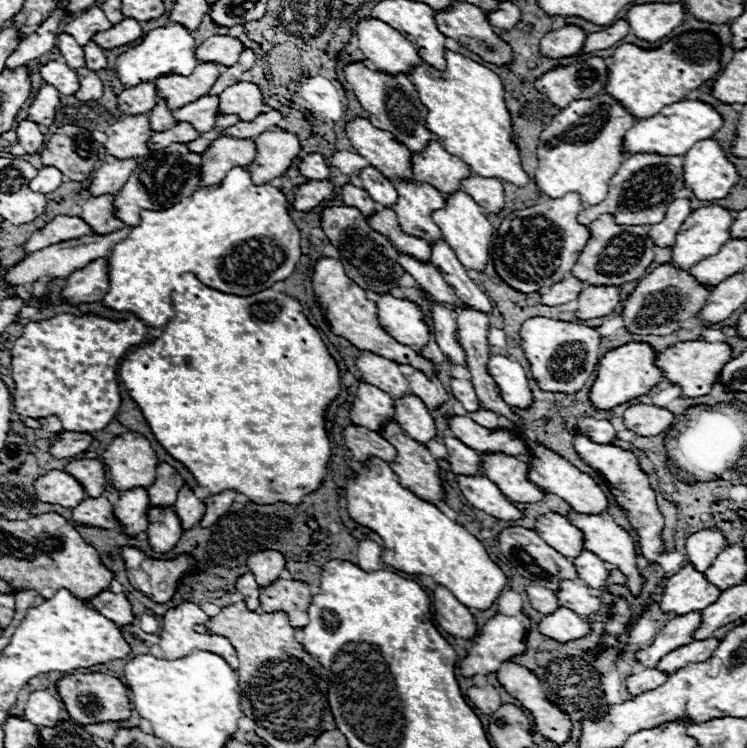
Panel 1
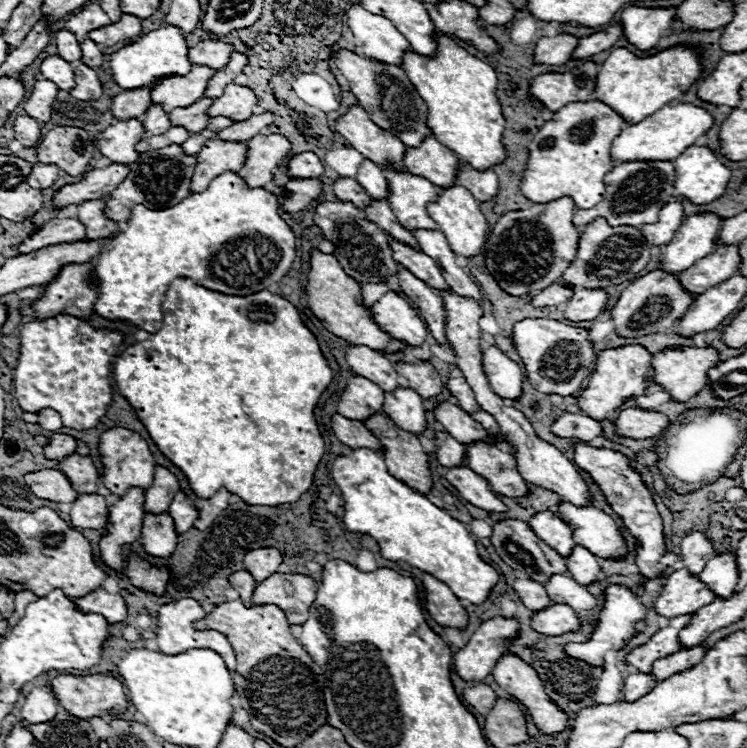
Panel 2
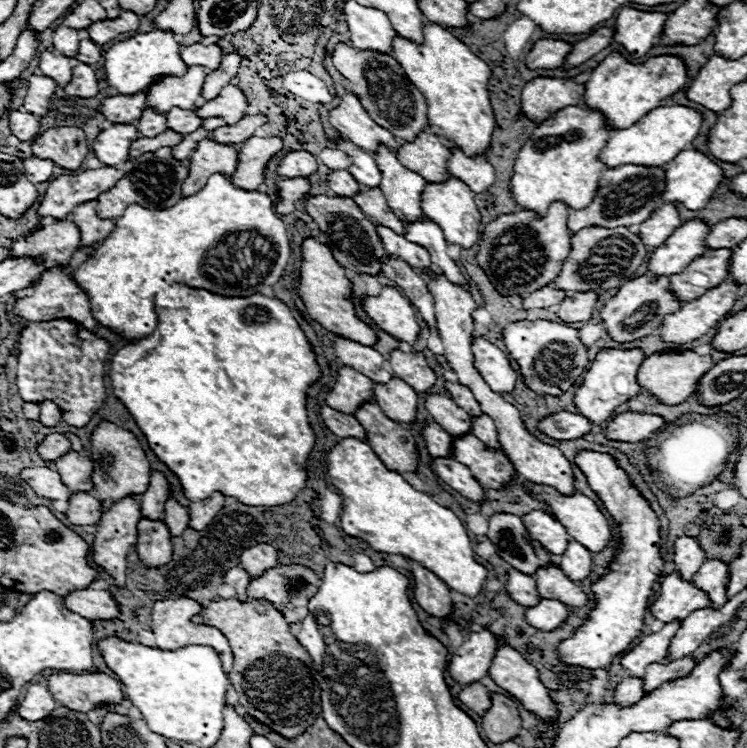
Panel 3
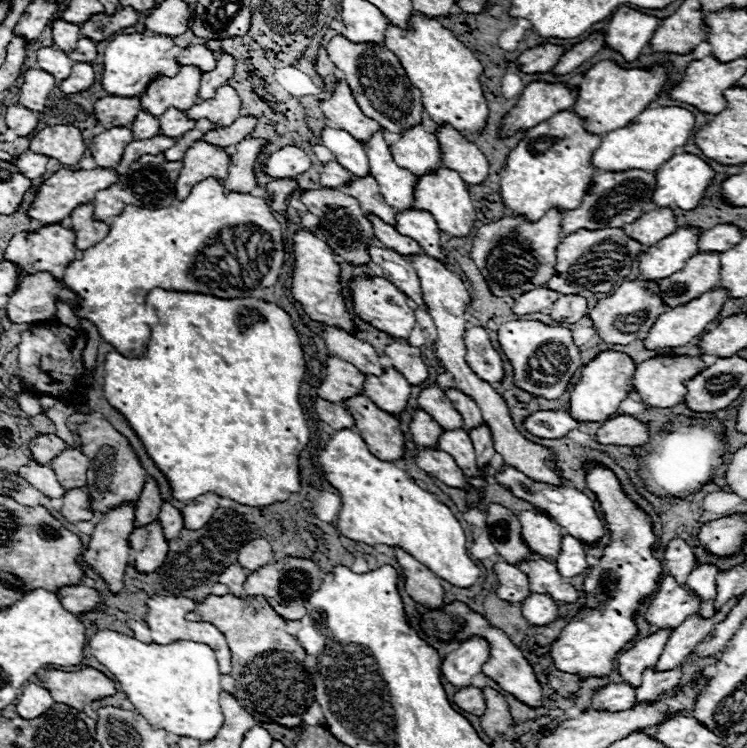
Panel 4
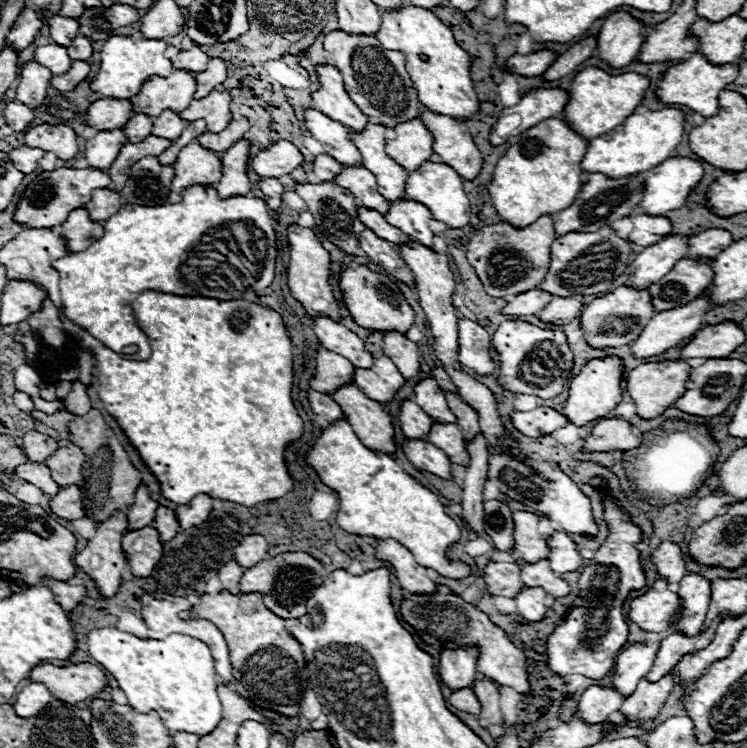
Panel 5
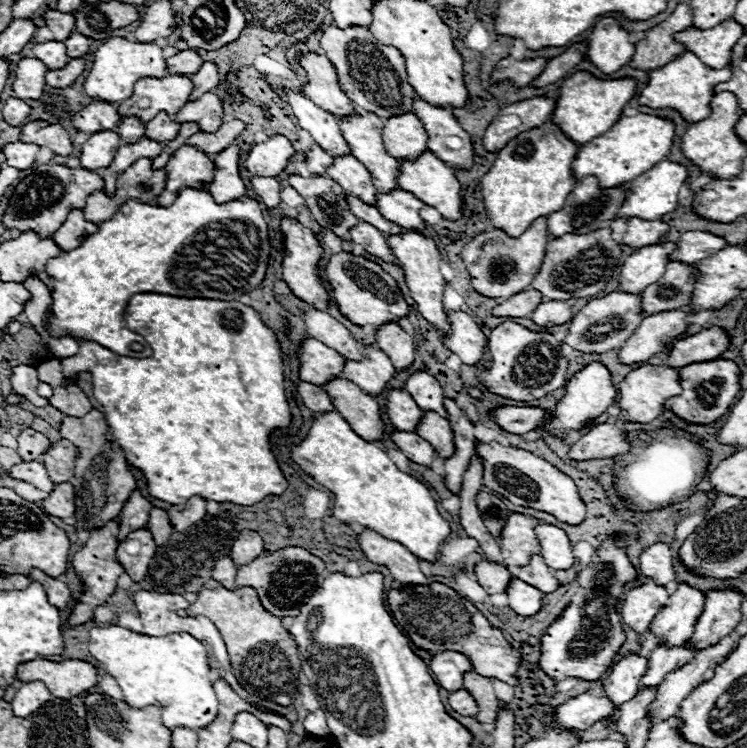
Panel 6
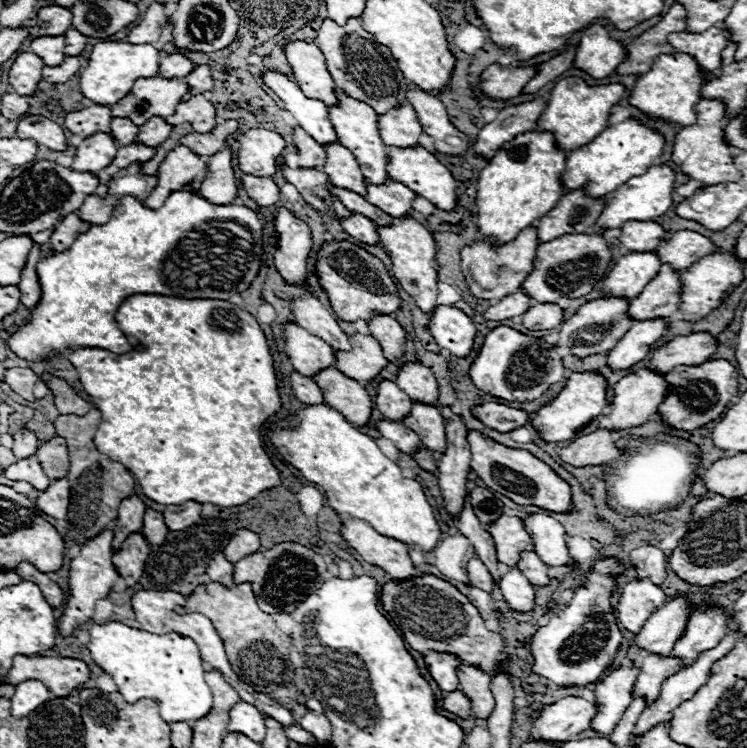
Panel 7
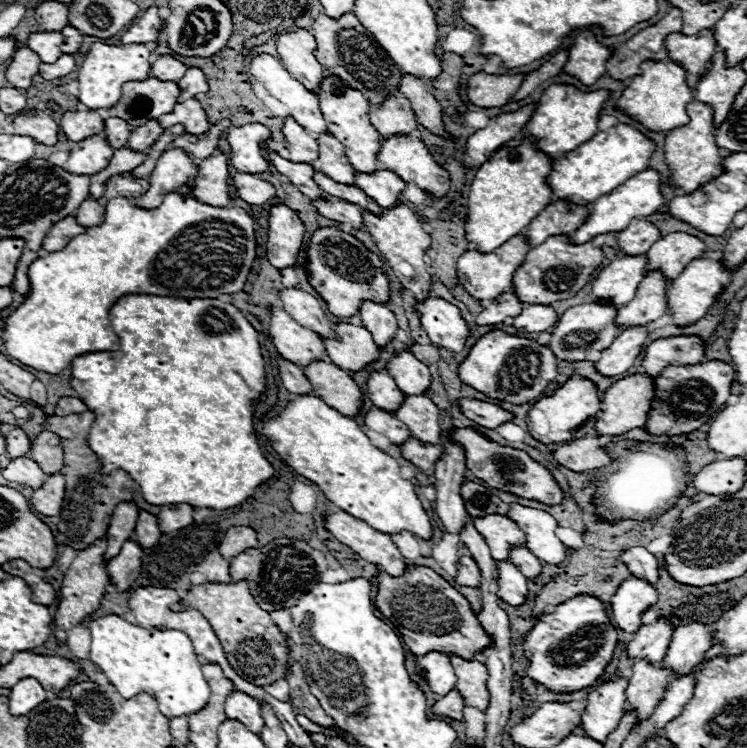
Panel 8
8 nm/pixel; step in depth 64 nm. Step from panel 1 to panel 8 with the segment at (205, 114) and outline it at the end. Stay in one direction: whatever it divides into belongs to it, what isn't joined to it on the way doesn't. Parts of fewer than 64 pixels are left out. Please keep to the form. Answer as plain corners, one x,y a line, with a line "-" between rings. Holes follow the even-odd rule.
150,120
150,124
144,124
142,128
134,128
130,132
130,138
126,142
126,146
138,150
138,152
144,152
146,148
150,148
150,144
154,144
154,140
162,134
162,126
156,122
156,120

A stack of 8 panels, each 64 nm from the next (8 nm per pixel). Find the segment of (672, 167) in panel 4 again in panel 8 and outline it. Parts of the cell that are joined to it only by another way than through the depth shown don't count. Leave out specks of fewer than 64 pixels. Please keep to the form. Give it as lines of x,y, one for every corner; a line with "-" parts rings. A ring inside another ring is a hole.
644,170
636,176
632,176
630,180
626,180
622,186
614,188
612,192
608,192
606,196
600,196
598,200
592,202
592,212
586,218
586,224
582,224
582,228
578,228
578,232
574,232
574,236
568,236
572,244
584,244
588,240
592,240
598,234
606,234
606,232
620,232
622,228
626,228
626,224
632,218
646,218
654,212
658,212
664,206
664,198
660,194
660,184
662,178
658,172
654,170

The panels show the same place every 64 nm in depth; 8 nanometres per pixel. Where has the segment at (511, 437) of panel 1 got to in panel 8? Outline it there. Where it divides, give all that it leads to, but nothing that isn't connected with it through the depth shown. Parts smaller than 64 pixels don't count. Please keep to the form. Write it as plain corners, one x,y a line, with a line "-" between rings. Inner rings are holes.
408,350
394,352
386,366
386,374
404,394
424,394
430,386
430,370

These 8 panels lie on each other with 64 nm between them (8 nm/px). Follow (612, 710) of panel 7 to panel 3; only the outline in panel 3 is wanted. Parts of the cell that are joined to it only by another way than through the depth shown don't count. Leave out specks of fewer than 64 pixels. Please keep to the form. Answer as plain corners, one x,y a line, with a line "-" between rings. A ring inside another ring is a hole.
670,622
660,632
644,636
638,646
634,646
628,654
624,654
620,658
622,668
628,670
628,674
634,678
642,678
648,664
664,660
666,650
670,646
670,640
674,638
678,628
680,628
680,622

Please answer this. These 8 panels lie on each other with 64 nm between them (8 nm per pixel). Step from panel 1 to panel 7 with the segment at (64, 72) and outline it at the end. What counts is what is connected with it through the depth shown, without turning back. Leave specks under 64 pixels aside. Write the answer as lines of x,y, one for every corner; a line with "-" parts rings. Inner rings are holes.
38,36
30,48
46,66
58,66
64,60
64,36

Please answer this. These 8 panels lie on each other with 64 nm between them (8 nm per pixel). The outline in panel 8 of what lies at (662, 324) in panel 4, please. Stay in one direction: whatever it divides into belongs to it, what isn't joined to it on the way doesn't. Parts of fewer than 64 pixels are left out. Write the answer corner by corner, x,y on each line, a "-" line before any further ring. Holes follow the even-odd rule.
628,328
624,332
620,332
614,342
610,344
610,348
606,348
600,358
596,360
594,368
602,374
602,376
618,376
624,374
634,360
638,358
638,354
642,352
642,344
648,336
648,328

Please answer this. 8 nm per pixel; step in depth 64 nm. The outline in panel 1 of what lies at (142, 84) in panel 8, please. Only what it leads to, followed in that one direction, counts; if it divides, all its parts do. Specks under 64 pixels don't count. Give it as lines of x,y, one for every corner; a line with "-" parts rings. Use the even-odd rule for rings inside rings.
198,64
194,76
162,76
156,80
156,96
166,100
170,110
182,108
200,96
206,96
218,78
216,64

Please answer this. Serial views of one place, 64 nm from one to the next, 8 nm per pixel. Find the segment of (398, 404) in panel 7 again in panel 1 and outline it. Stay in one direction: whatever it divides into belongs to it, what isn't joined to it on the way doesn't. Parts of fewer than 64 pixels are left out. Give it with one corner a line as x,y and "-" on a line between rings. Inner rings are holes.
444,436
442,440
444,440
444,446
448,450
448,456
444,460
452,468
452,472
456,472
456,474
480,474
476,450
468,448
466,444
462,444
456,438

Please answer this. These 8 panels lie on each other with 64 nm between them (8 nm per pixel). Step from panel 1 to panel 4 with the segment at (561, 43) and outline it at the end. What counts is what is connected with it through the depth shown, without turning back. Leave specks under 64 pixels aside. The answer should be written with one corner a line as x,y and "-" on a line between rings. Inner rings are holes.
542,44
542,46
536,46
532,50
522,52
514,62
520,66
522,72
538,74
538,72
550,72
562,54
564,54
562,46

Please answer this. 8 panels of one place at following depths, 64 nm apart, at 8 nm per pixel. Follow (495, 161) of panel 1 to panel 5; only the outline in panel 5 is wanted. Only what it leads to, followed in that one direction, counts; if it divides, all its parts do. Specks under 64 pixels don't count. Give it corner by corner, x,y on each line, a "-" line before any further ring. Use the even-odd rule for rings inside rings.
406,4
400,10
380,12
380,30
376,38
384,48
400,50
408,58
408,74
418,90
420,102
438,114
452,118
468,118
478,110
478,98
470,80
470,56
454,42
452,30
440,22
440,18
420,6

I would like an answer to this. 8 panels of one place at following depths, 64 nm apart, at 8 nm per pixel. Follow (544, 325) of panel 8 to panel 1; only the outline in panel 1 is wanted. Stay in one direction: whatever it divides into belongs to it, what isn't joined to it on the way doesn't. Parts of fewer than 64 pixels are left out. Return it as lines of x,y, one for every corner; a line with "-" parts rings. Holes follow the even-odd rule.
586,286
578,298
578,310
574,312
580,320
600,318
612,314
620,302
620,292
616,286

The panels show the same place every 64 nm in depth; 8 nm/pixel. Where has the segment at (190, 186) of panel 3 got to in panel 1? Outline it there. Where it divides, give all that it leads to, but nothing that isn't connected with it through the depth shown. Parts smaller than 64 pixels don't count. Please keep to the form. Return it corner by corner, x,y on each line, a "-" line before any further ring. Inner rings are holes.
220,136
202,152
202,182
212,186
234,166
248,166
254,160
254,142

